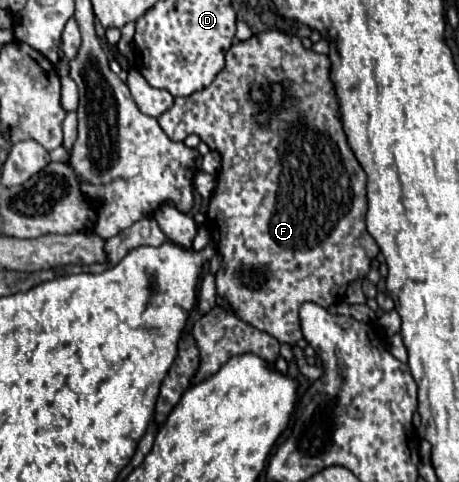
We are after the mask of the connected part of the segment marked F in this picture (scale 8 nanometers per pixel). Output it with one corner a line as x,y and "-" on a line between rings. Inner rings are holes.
279,30
253,34
249,40
233,44
227,50
223,72
219,72
219,76
207,88
203,88
203,90
199,90
199,92
195,92
191,96
185,96
185,98
175,98
173,106
167,112
163,112
163,116
159,116
159,124
165,130
165,134
175,142
185,140
189,134
197,134
211,150
217,150
221,154
221,172
217,176
217,188
215,188
215,192
211,196
211,202
209,202
209,208
207,208
207,220
205,220
207,230
209,230
209,222
211,222
213,242
217,246
217,252
221,252
221,258
223,258
221,268
217,272
217,292
219,292
219,296
231,306
235,316
239,316
245,324
251,324
253,328
275,336
279,340
279,344
289,344
291,348
297,346
297,342
303,338
301,326
297,326
299,306
305,304
307,300
311,300
311,302
315,302
319,306
331,306
335,302
341,302
345,298
347,286
357,278
365,278
369,274
371,260
379,254
377,242
373,240
373,236
365,228
365,212
367,212
365,172
363,172
361,164
357,162
353,150
349,148
347,136
345,136
343,126
341,126
339,98
335,94
335,84
331,80
331,60
329,60
329,56
307,50
297,36
287,36
287,34
283,34
-
271,82
283,82
285,88
287,88
287,98
283,102
283,108
271,120
271,124
267,128
255,126
255,134
247,138
247,124
257,124
255,114
259,112
259,106
253,104
249,92
255,86
267,86

